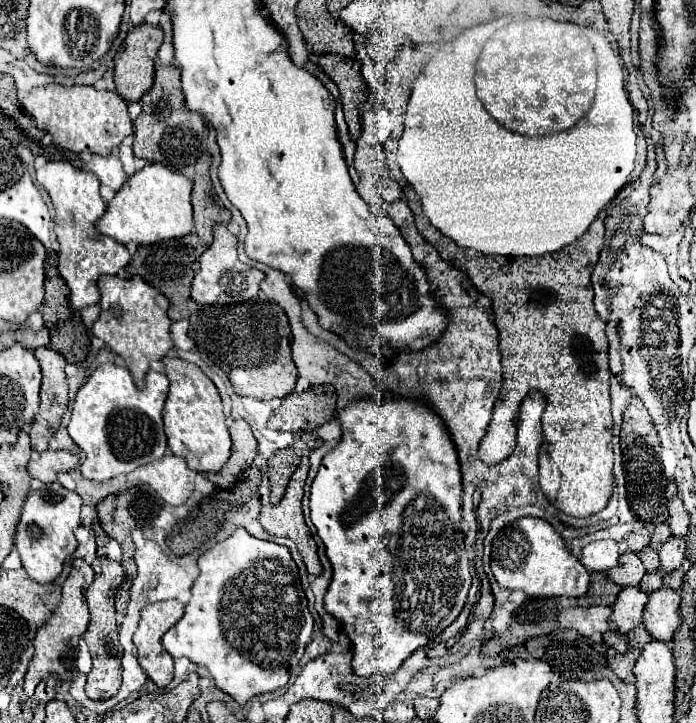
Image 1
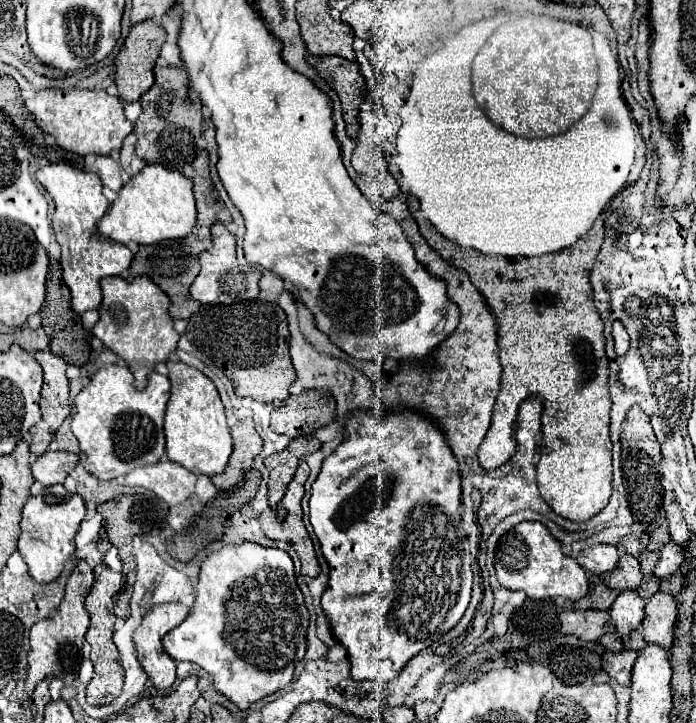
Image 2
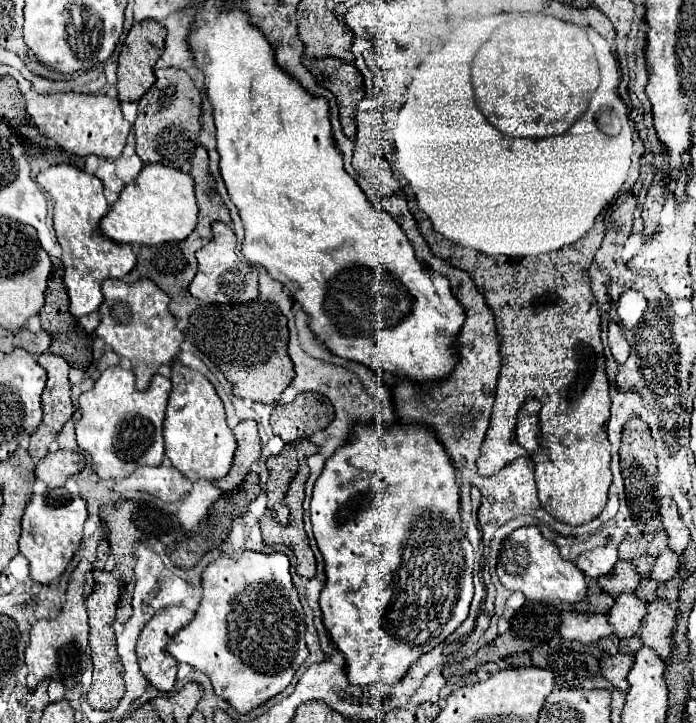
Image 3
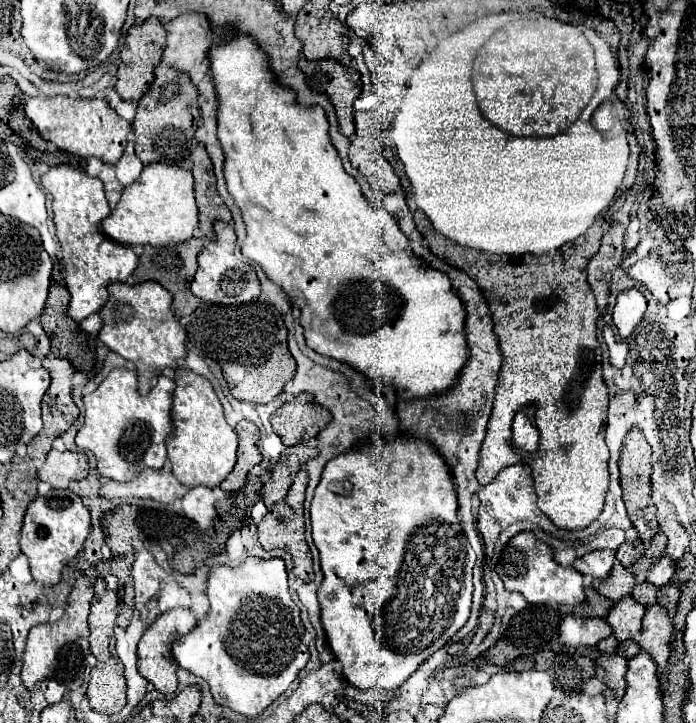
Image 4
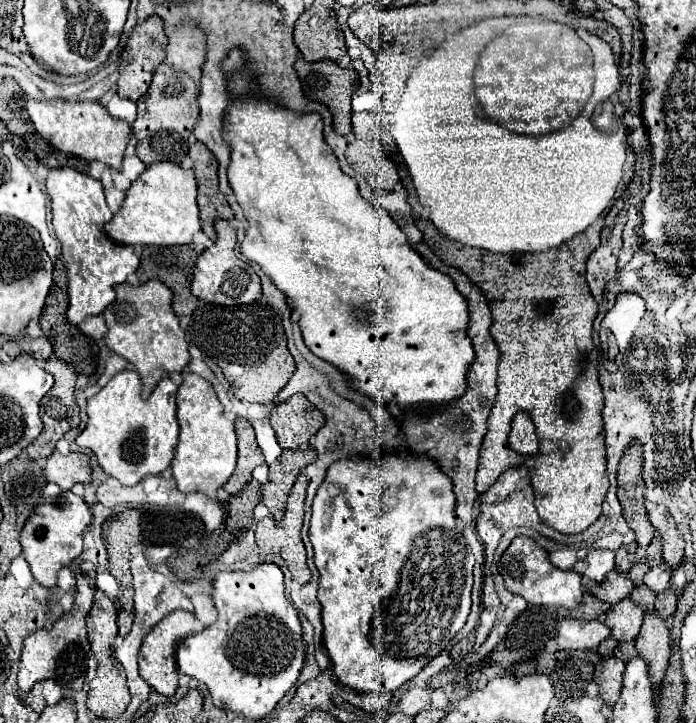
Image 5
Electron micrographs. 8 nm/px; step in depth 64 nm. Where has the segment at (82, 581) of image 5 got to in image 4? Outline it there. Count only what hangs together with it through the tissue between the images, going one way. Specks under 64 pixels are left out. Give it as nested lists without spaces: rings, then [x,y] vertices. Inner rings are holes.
[[[80,560],[76,566],[76,584],[74,590],[68,598],[68,606],[64,616],[54,622],[54,624],[38,624],[30,630],[28,634],[28,642],[24,648],[24,664],[22,664],[22,684],[32,690],[32,686],[40,680],[52,678],[60,684],[64,684],[66,688],[74,690],[80,686],[82,678],[84,678],[84,670],[86,670],[86,656],[90,654],[90,646],[88,646],[88,610],[90,610],[90,602],[94,596],[94,582],[92,578],[86,574],[86,562]]]

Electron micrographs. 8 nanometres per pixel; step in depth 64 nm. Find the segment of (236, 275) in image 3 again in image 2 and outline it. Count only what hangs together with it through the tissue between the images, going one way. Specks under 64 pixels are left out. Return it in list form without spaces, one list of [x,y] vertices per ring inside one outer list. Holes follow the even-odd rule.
[[[216,222],[212,226],[212,248],[200,254],[200,274],[190,286],[190,294],[200,304],[228,304],[254,300],[258,296],[260,272],[248,264],[240,264],[236,258],[236,238],[226,230],[224,224]]]

